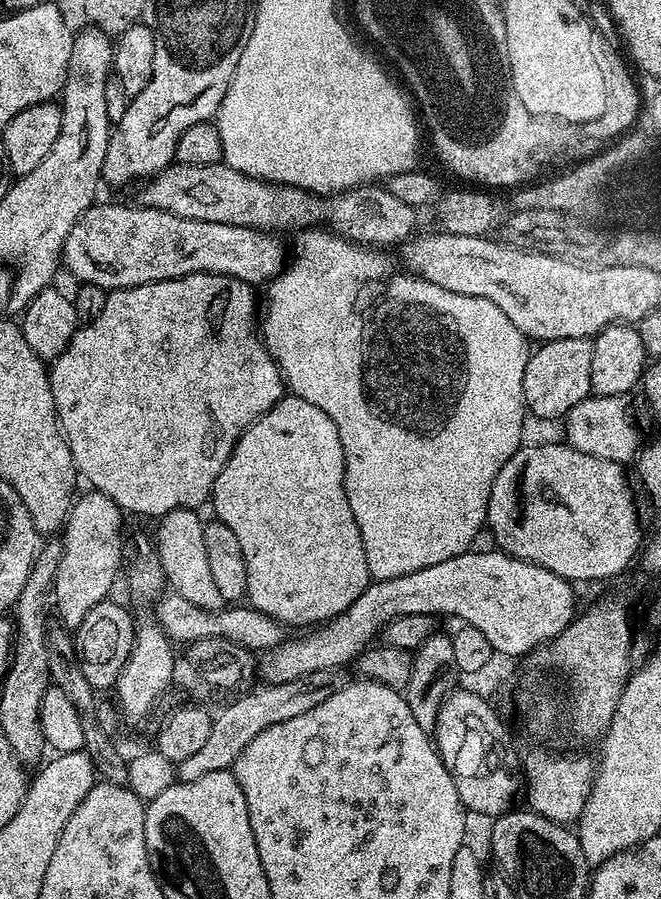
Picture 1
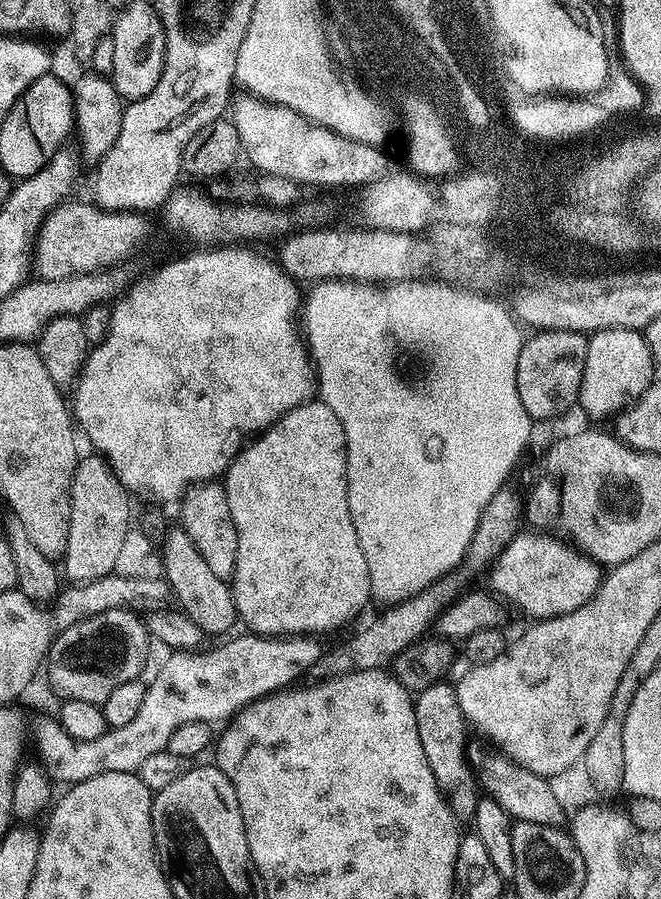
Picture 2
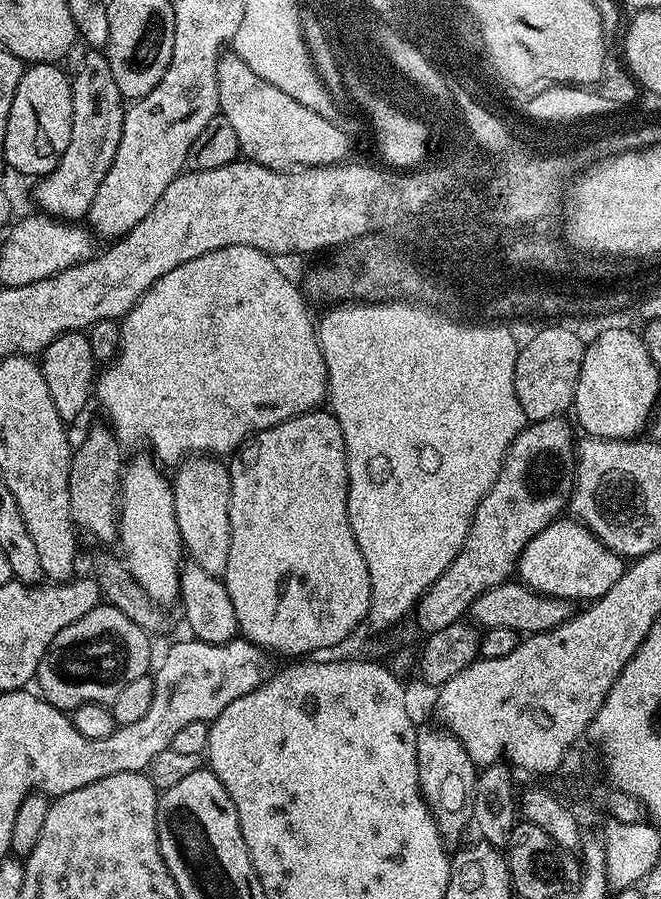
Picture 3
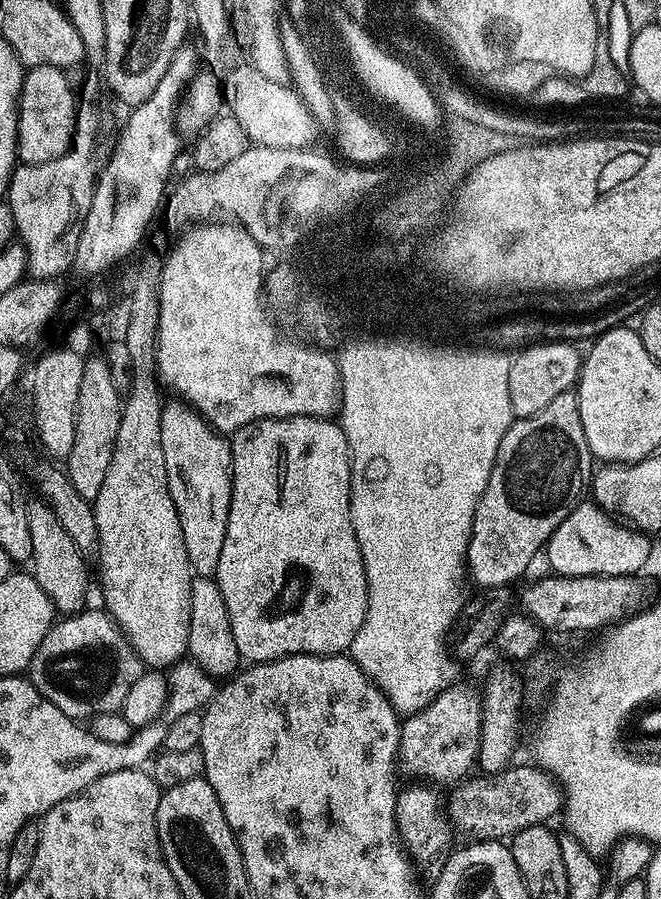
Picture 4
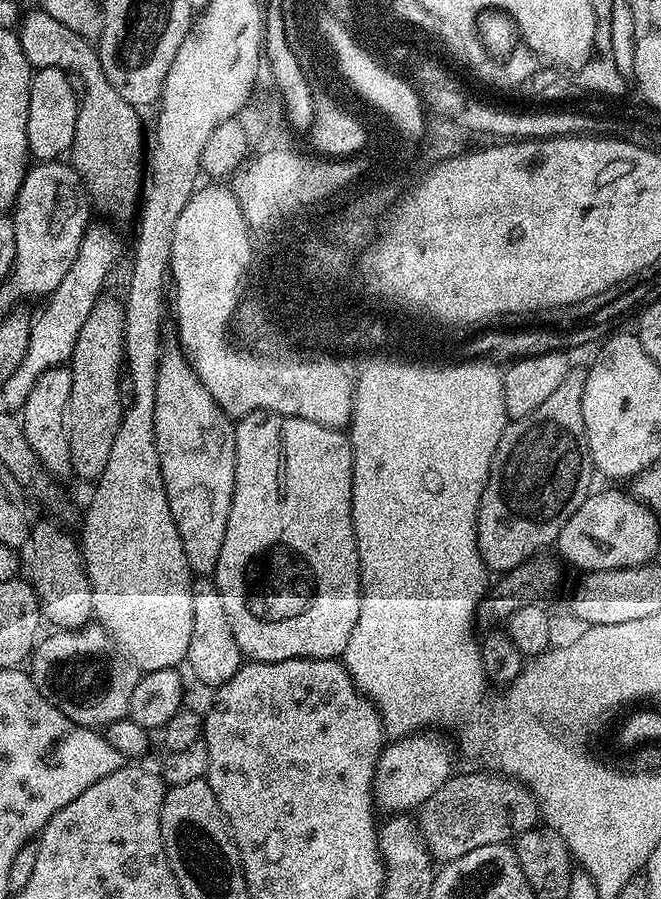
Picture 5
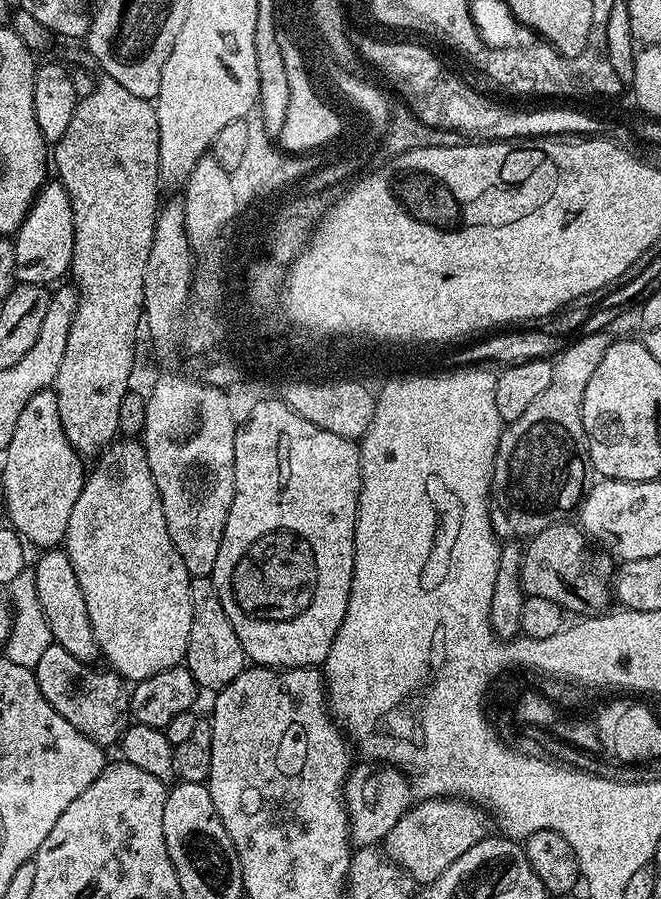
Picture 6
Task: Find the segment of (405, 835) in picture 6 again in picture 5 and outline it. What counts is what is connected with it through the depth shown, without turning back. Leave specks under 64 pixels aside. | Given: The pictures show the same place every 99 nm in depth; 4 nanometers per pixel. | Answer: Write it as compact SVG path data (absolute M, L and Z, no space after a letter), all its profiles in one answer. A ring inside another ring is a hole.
M491 773L454 774L420 806L418 827L437 863L456 861L481 846L509 843L537 825L539 804L533 793L514 778Z

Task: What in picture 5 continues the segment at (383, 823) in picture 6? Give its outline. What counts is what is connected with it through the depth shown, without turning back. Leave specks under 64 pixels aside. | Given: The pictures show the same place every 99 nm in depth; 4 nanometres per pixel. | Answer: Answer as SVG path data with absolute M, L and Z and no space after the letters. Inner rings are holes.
M421 730L385 743L376 763L376 777L372 780L374 804L381 813L408 814L419 809L454 775L452 748L447 738L439 734L444 735L436 730Z

